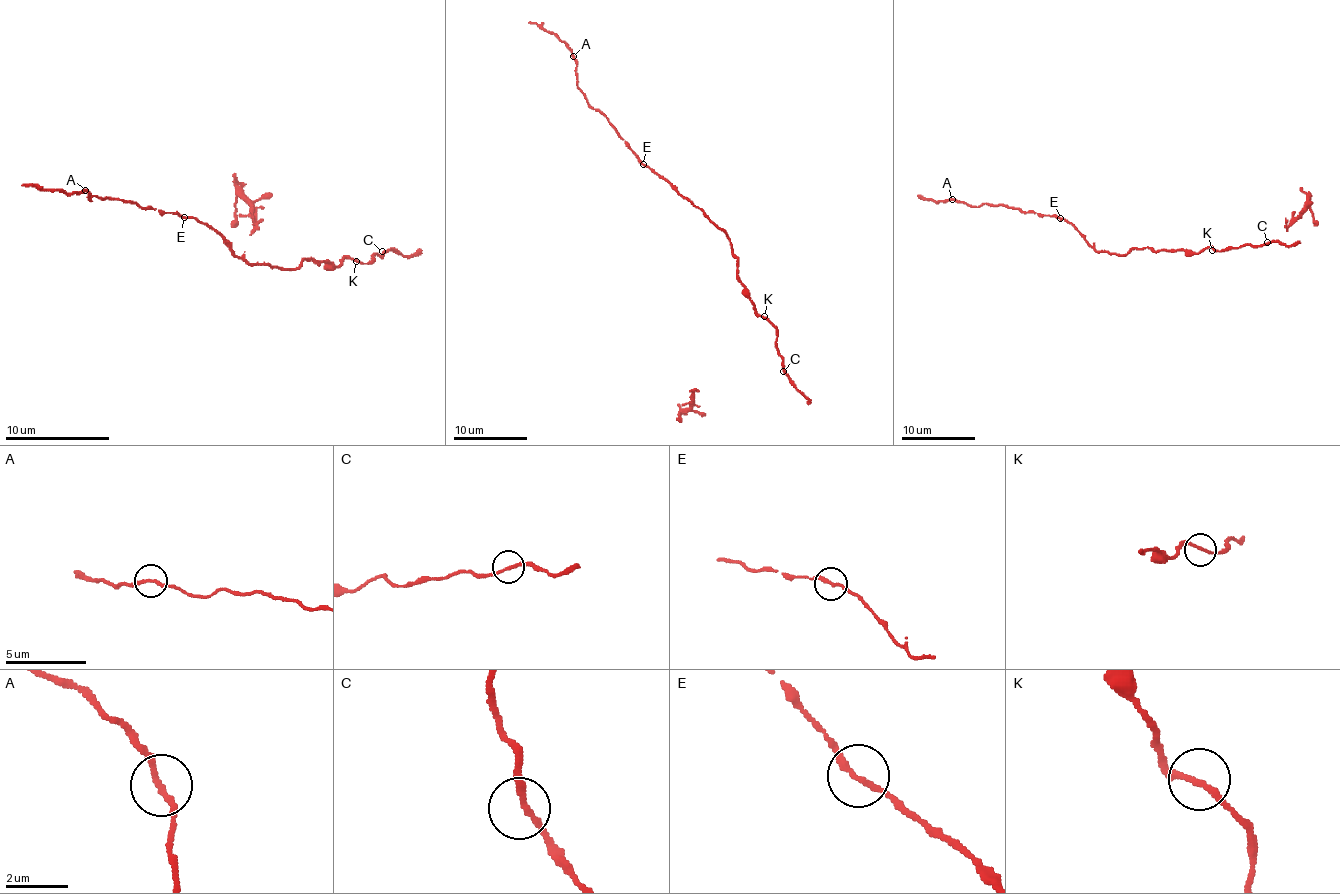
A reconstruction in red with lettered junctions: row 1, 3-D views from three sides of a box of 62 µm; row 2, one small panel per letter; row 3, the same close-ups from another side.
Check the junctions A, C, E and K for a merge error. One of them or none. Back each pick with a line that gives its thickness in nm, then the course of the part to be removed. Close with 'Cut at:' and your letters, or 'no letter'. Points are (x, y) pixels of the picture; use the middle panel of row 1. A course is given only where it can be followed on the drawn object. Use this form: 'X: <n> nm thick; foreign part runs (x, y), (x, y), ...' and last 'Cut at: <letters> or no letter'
Cut at: no letter

